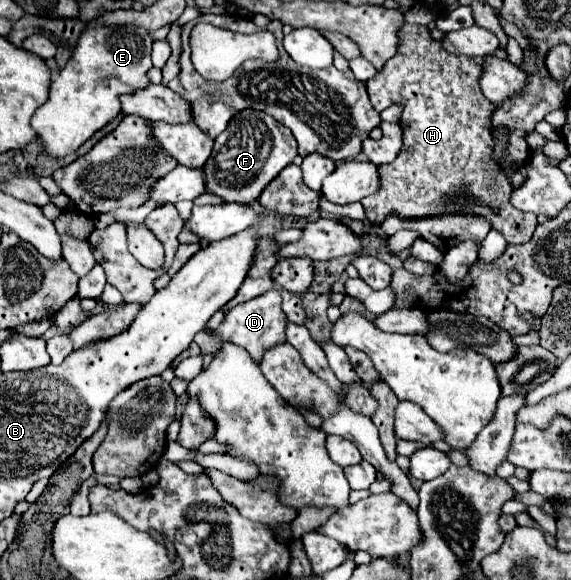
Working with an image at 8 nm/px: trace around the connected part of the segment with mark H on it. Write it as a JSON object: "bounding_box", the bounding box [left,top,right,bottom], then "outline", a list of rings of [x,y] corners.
{"bounding_box":[363,24,538,244],"outline":[[[403,24],[401,30],[399,30],[399,48],[397,48],[397,54],[387,60],[387,64],[383,66],[383,70],[373,76],[371,80],[367,80],[367,92],[369,92],[369,98],[371,98],[371,104],[377,112],[382,112],[393,103],[401,104],[403,106],[403,114],[401,114],[401,128],[403,128],[403,148],[399,152],[399,156],[391,162],[391,164],[385,164],[381,166],[381,188],[379,192],[375,192],[373,196],[367,196],[363,198],[363,208],[365,208],[365,216],[371,224],[383,224],[385,216],[391,214],[391,212],[397,212],[399,216],[405,216],[405,218],[419,218],[419,216],[439,216],[439,214],[447,214],[447,212],[469,212],[469,214],[481,214],[485,218],[489,218],[491,226],[495,230],[499,230],[507,244],[523,244],[523,242],[529,242],[535,228],[537,228],[538,221],[537,215],[532,213],[519,212],[515,206],[511,206],[509,202],[509,194],[513,190],[513,186],[509,184],[507,176],[503,176],[503,172],[495,172],[495,166],[491,162],[491,128],[489,128],[489,122],[491,122],[491,114],[495,110],[495,106],[481,94],[481,88],[479,88],[479,76],[481,76],[481,60],[483,58],[467,58],[467,56],[453,56],[449,52],[445,52],[441,48],[441,42],[433,40],[427,26],[419,26],[419,24]]]}

